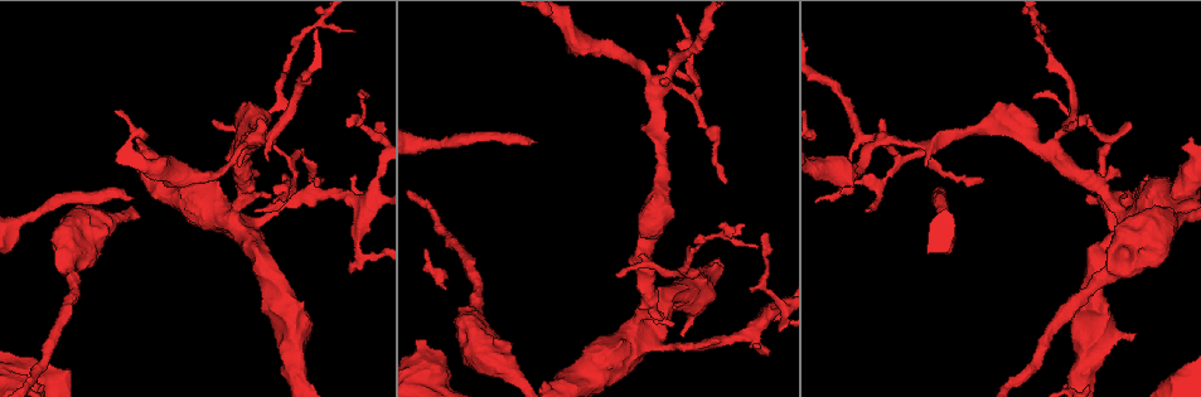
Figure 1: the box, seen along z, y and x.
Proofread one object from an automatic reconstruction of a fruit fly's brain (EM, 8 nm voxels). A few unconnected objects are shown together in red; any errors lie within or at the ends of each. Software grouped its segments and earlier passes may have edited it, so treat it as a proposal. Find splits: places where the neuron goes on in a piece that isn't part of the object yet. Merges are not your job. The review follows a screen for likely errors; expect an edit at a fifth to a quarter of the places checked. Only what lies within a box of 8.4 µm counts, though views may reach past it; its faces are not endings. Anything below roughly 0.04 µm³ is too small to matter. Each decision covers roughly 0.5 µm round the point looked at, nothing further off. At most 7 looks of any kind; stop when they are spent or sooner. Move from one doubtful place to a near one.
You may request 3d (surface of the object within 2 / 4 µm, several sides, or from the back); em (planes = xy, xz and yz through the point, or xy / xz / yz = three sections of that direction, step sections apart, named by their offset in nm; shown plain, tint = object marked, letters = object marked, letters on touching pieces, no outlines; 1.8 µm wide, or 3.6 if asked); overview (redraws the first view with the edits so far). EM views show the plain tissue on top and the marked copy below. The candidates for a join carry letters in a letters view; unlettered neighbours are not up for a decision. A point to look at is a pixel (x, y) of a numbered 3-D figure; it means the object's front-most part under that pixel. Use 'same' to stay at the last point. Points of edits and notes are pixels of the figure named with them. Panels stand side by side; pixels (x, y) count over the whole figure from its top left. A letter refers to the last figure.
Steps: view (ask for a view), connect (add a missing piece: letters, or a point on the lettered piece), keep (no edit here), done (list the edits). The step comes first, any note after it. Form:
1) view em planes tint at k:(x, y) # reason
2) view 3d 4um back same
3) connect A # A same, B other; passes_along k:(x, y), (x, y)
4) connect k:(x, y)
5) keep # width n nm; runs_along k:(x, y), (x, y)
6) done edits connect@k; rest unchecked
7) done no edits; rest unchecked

view 3d 2um at 1:(1035, 96) # an open end

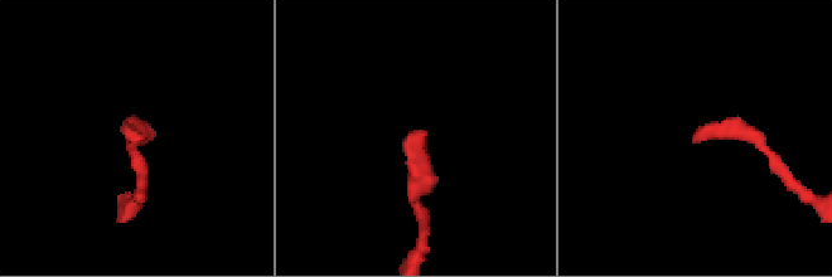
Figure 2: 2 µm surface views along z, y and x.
view em xz step 4 tint at 2:(419, 130)

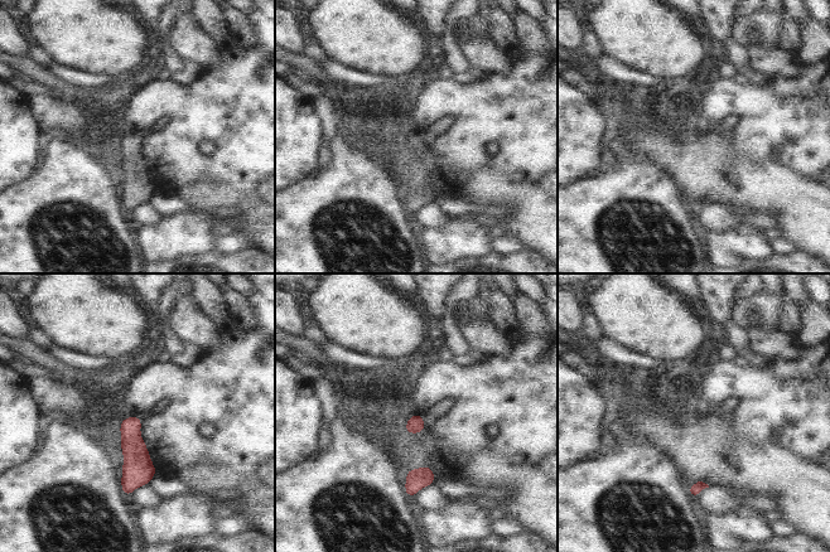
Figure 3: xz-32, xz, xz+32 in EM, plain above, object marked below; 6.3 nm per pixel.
view em planes letters same

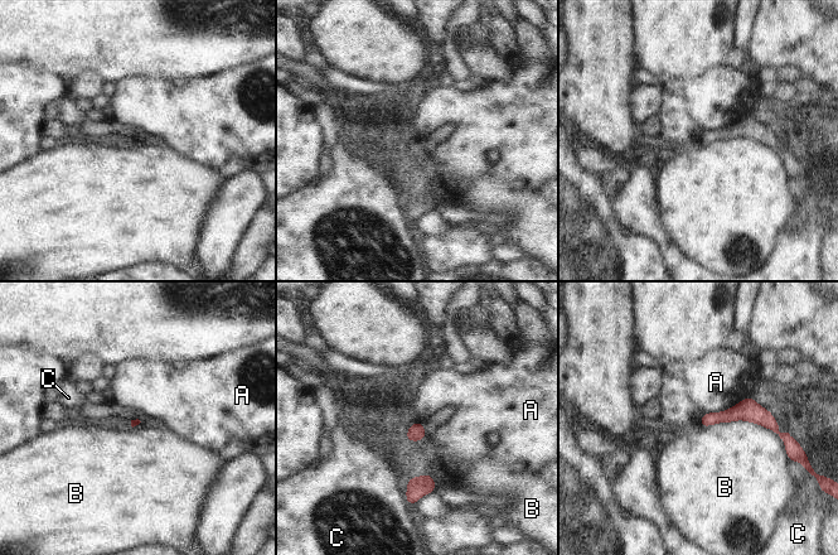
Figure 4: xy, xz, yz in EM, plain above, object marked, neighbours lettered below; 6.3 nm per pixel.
keep # A other, B other, C other; runs_along 4:(702, 423), (757, 414), (775, 428); no lettered piece goes on from it

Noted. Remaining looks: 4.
view 3d 4um at 1:(536, 143) # end of a long branch

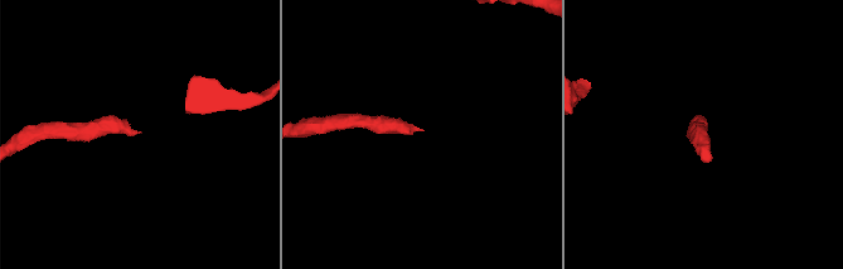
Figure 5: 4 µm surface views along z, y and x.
view em planes letters at 5:(141, 132) # need the tissue

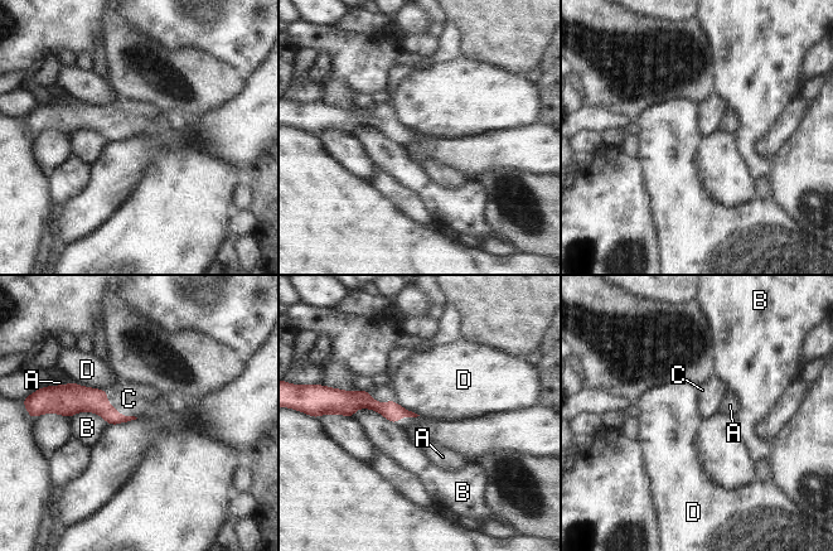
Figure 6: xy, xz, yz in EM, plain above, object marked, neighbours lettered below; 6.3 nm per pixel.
connect C # A other, B other, C same, D other; passes_along 6:(80, 399), (116, 411), (129, 399); it goes on there

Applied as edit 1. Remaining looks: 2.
done edits connect@6; rest unchecked

